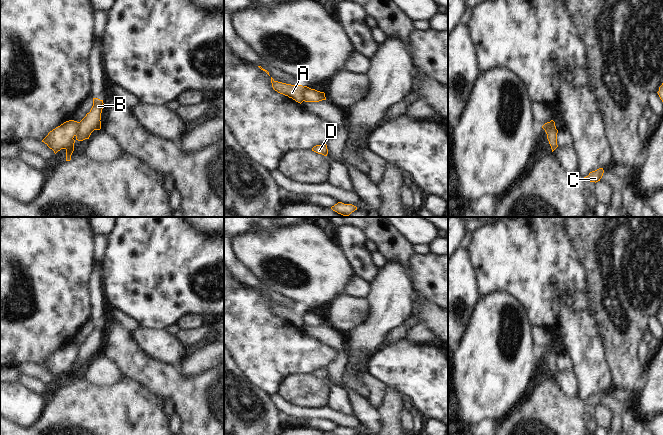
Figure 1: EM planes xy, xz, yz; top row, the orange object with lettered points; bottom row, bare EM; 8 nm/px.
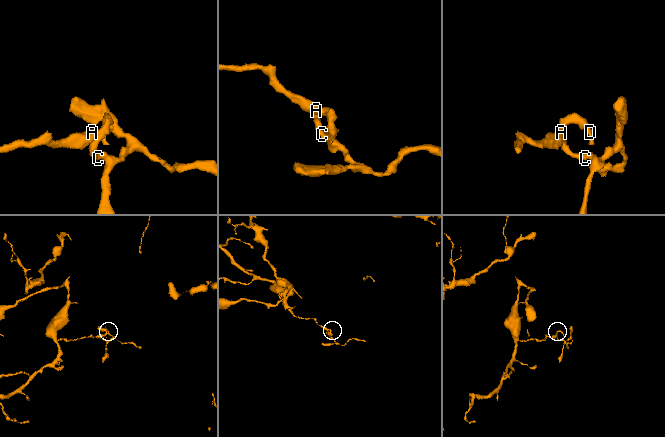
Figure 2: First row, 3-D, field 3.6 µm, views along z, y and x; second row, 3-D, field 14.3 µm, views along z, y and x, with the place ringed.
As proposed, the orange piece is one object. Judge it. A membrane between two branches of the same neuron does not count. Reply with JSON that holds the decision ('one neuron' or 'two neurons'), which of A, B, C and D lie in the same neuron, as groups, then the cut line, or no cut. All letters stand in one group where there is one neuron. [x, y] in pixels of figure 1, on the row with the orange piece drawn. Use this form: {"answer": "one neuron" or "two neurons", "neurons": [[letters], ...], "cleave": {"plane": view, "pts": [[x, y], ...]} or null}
{"answer": "two neurons", "neurons": [["A"], ["B", "C", "D"]], "cleave": {"plane": "xy", "pts": [[79, 122], [77, 132], [74, 135]]}}

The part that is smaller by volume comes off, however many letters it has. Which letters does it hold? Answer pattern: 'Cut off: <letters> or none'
Cut off: B, C, D

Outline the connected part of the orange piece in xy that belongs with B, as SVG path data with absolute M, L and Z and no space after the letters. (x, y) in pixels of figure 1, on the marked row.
M93 98L93 106L89 113L79 122L76 133L76 139L66 148L66 161L71 160L71 155L74 151L74 143L76 140L83 141L89 139L94 130L101 129L101 113L103 109L103 100Z

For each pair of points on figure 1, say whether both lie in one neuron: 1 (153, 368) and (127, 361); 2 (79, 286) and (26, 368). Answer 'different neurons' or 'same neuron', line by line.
1: same neuron
2: different neurons

